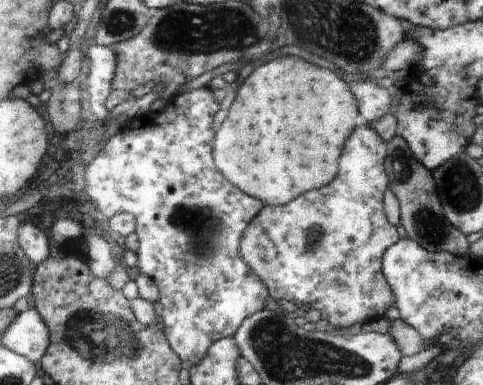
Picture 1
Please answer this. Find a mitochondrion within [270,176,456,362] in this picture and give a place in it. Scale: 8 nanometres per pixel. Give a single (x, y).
(428, 227)

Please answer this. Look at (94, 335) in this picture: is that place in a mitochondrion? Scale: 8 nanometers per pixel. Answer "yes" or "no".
yes

